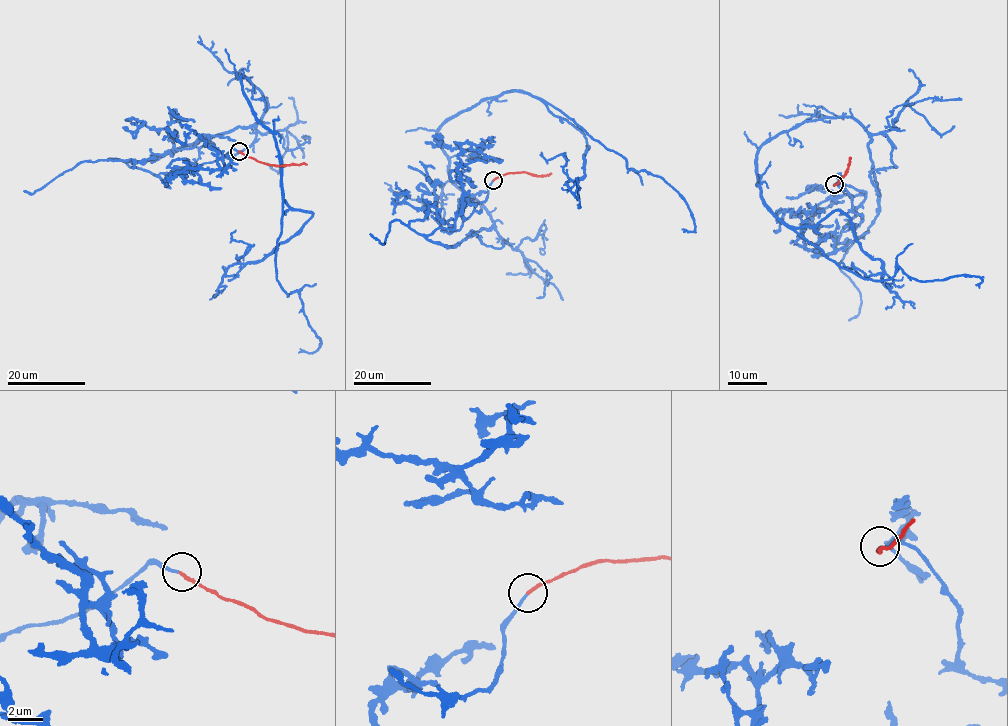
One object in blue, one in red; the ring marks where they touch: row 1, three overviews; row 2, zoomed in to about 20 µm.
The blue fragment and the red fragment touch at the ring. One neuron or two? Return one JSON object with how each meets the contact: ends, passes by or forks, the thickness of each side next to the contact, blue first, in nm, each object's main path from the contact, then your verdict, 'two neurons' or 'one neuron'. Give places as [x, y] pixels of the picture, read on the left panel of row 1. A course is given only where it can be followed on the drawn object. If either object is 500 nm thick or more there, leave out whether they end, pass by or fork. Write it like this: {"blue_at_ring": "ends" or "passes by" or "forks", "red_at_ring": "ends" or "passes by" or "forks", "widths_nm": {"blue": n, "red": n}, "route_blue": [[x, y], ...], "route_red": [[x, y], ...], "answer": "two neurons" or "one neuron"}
{"blue_at_ring": "ends", "red_at_ring": "ends", "widths_nm": {"blue": 150, "red": 180}, "route_blue": [[239, 151], [156, 176], [127, 162], [259, 121], [249, 78], [280, 174], [277, 281], [320, 342], [300, 349]], "route_red": [[239, 151], [267, 164], [306, 164]], "answer": "one neuron"}

